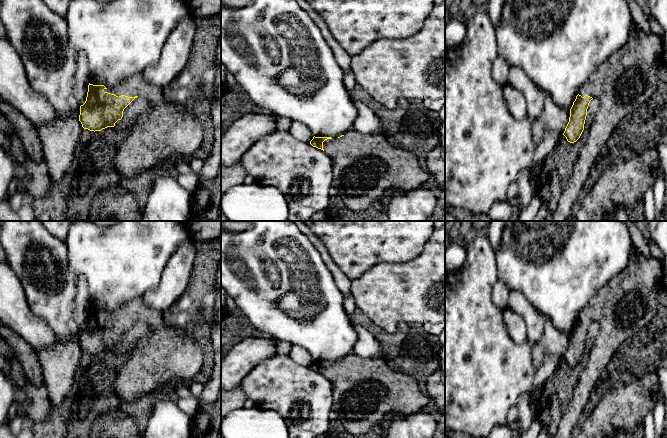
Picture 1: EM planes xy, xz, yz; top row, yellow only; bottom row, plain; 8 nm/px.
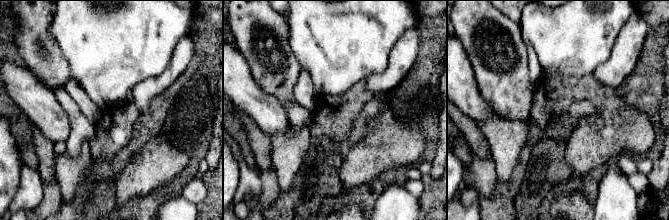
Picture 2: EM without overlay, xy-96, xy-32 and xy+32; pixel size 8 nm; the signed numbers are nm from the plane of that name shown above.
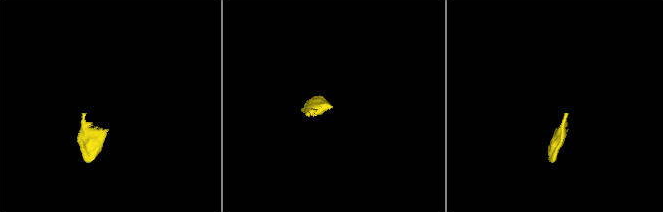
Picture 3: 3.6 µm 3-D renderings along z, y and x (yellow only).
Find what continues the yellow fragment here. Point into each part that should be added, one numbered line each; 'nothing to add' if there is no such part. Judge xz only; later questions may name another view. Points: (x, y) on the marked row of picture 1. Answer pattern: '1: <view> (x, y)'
1: xz (365, 167)

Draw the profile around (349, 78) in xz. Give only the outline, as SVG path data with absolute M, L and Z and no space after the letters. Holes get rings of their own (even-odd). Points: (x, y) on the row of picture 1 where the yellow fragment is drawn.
M347 71L344 73L344 85L347 91L350 93L356 85L356 78L354 73L351 71Z

